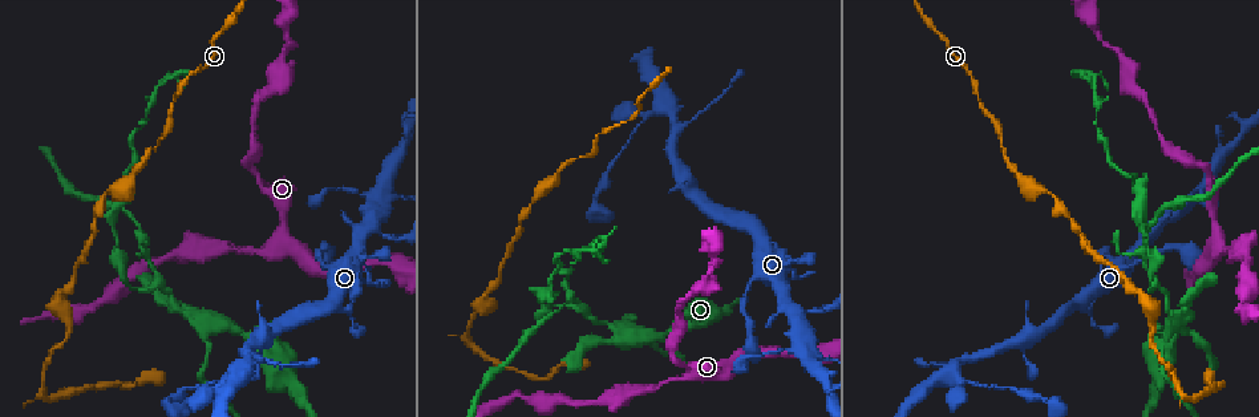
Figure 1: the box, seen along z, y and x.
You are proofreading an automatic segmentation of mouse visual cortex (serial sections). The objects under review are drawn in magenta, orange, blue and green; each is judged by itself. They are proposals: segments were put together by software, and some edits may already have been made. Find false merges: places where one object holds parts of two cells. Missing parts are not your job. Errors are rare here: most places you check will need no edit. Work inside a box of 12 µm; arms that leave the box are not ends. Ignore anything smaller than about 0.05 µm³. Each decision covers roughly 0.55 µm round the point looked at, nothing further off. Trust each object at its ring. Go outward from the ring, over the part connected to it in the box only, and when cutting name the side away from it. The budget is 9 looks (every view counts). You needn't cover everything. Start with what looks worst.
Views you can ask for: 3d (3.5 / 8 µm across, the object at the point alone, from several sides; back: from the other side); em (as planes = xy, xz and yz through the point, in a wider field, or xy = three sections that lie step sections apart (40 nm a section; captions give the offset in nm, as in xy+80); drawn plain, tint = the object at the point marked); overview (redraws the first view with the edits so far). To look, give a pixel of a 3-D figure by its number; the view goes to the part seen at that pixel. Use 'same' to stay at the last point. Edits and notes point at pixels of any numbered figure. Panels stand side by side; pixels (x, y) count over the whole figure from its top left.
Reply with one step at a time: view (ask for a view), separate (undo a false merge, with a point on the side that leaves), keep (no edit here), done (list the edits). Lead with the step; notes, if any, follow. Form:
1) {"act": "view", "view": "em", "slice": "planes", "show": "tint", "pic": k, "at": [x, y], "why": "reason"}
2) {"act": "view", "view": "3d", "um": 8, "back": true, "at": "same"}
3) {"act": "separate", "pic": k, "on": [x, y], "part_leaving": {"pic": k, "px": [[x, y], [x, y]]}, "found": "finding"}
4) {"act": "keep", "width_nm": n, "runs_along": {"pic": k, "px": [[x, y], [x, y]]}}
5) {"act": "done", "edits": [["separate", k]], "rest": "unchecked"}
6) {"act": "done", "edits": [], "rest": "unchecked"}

{"act": "view", "view": "3d", "um": 3.5, "pic": 1, "at": [211, 323], "why": "four arms meet"}

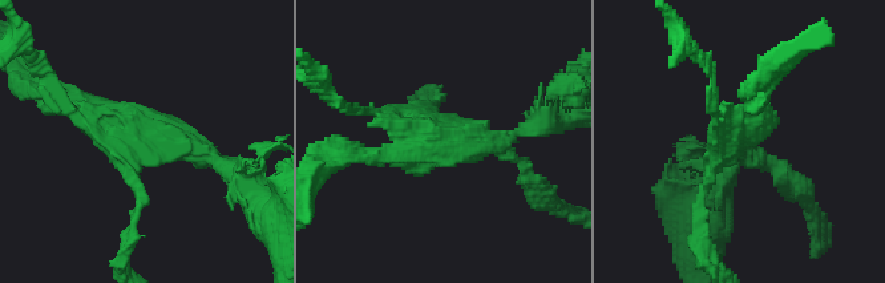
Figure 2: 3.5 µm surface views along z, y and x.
{"act": "view", "view": "em", "slice": "xy", "step": 2, "show": "tint", "pic": 2, "at": [740, 137], "why": "need the tissue"}

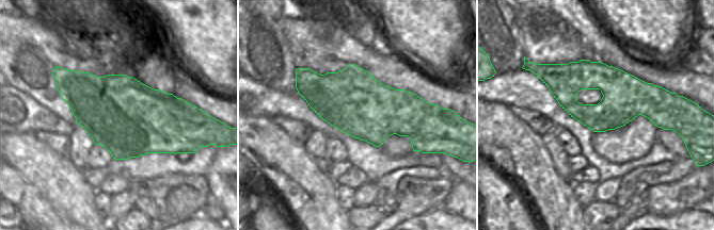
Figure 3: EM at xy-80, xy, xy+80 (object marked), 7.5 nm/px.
{"act": "keep", "runs_along": {"pic": 3, "px": [[541, 75], [600, 76], [666, 107]]}, "found": "continuous, no second cell"}

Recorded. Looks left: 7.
{"act": "view", "view": "3d", "um": 3.5, "back": true, "pic": 1, "at": [1156, 285], "why": "abrupt turn"}

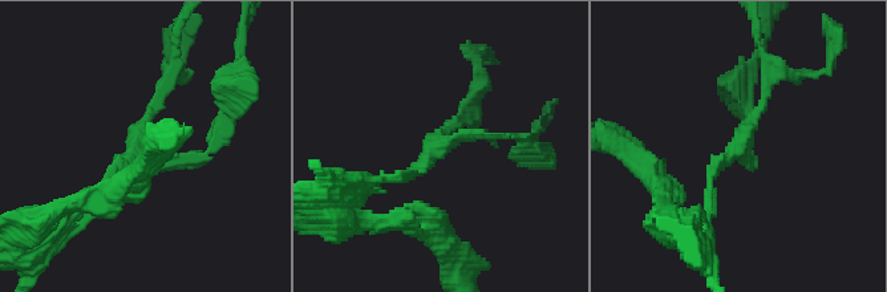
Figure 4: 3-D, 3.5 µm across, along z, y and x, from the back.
{"act": "view", "view": "em", "slice": "xy", "step": 3, "show": "tint", "pic": 4, "at": [738, 151], "arms": 3, "arm_widths_nm": [100, 150, 150]}

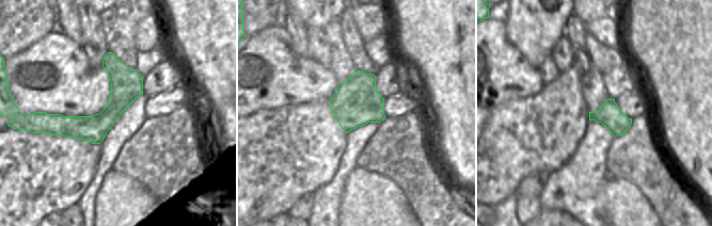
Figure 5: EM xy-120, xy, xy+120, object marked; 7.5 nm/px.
{"act": "keep", "found": "one cell here"}

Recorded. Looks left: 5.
{"act": "view", "view": "3d", "um": 8, "pic": 1, "at": [464, 340], "why": "abrupt turn"}

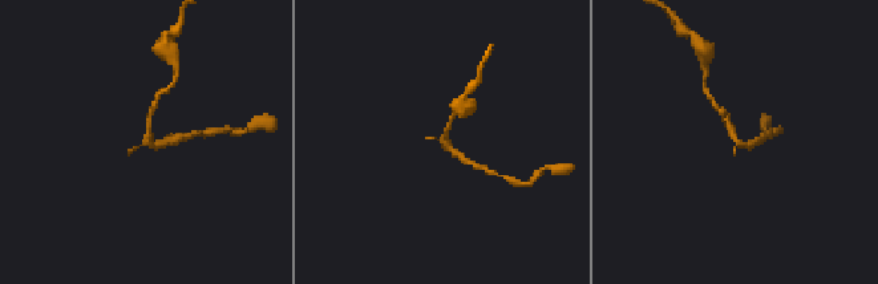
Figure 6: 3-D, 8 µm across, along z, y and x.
{"act": "view", "view": "em", "slice": "xy", "step": 3, "show": "tint", "pic": 6, "at": [148, 144], "why": "need the tissue"}

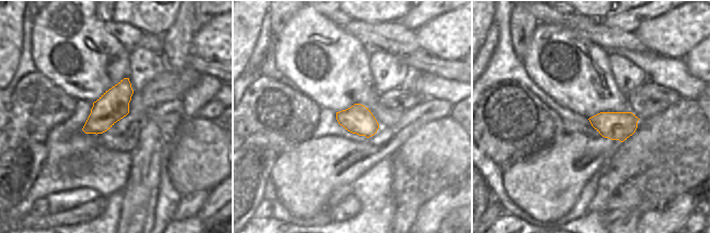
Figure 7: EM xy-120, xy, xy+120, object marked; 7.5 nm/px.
{"act": "keep", "width_nm": 220, "runs_along": {"pic": 6, "px": [[719, 110], [740, 142], [761, 138]]}, "found": "one cell here"}

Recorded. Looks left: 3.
{"act": "view", "view": "3d", "um": 8, "pic": 1, "at": [641, 113], "why": "thin neck"}

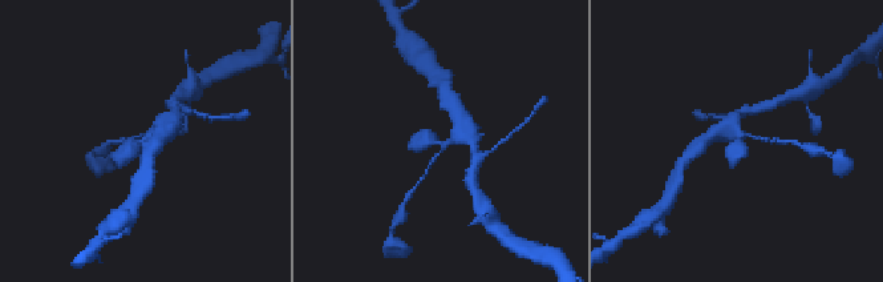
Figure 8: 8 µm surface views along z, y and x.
{"act": "view", "view": "3d", "um": 3.5, "pic": 8, "at": [138, 143], "why": "closer look"}

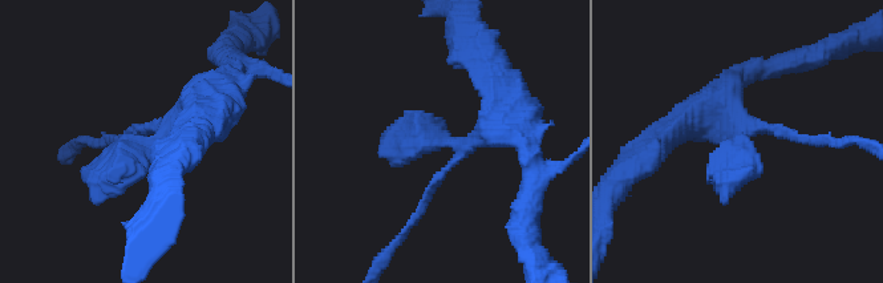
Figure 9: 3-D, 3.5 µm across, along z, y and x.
{"act": "view", "view": "em", "slice": "xy", "step": 3, "show": "tint", "pic": 9, "at": [451, 145]}

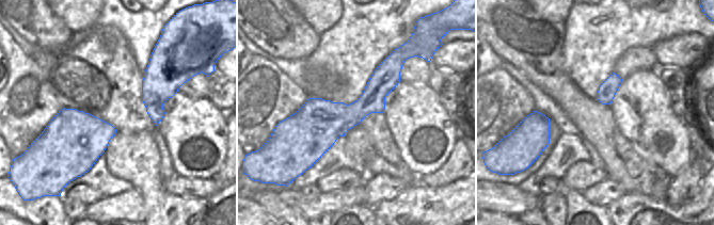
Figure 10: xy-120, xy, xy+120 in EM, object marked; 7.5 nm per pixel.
{"act": "keep", "runs_along": {"pic": 10, "px": [[401, 60], [352, 114], [286, 122]]}, "found": "all the same cell"}

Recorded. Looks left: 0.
{"act": "done", "edits": [], "rest": "unchecked"}

